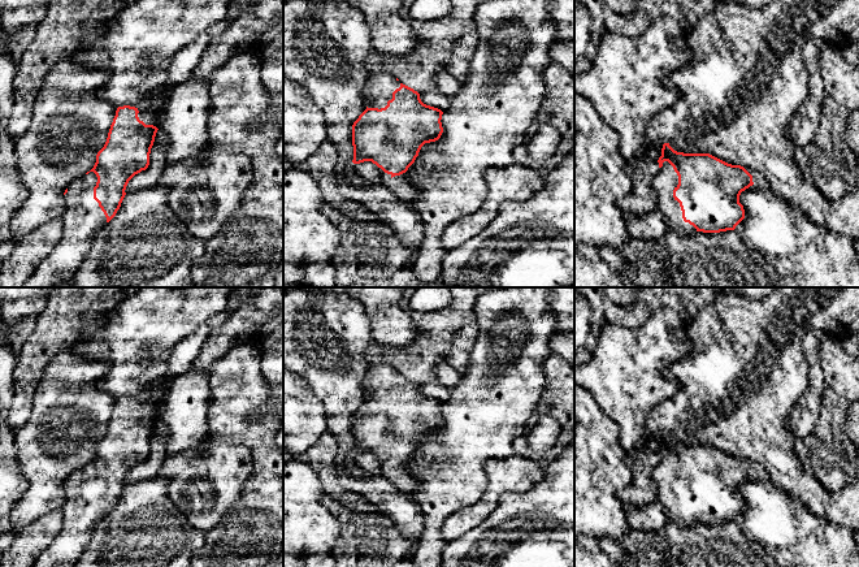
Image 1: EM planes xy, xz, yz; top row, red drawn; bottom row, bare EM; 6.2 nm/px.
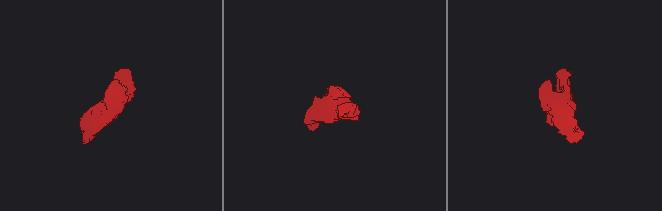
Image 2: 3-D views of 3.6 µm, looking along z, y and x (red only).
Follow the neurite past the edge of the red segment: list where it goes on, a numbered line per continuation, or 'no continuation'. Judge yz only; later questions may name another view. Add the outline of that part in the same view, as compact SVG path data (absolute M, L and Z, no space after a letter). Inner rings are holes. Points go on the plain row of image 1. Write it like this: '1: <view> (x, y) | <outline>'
1: yz (664, 474) | M664 453L652 472L652 480L656 484L656 498L665 508L665 518L673 523L682 525L693 525L697 520L685 514L680 494L673 489L673 481L678 476L678 467L673 458Z

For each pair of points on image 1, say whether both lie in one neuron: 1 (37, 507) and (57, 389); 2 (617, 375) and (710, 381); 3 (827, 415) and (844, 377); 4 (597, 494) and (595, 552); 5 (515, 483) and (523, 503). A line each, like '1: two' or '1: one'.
1: one
2: two
3: two
4: two
5: two

